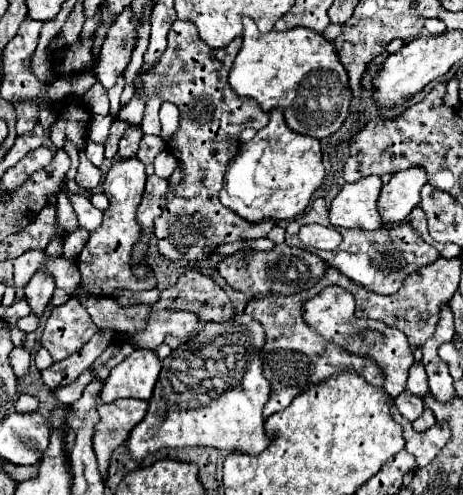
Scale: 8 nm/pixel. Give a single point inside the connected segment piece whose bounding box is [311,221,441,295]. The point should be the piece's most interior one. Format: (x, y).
(380, 261)

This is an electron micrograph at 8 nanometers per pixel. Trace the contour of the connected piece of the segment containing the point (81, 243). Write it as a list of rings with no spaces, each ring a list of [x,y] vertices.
[[[79,229],[73,235],[69,235],[65,239],[65,255],[63,257],[77,257],[83,251],[87,239],[89,239],[89,231],[85,231],[85,229]]]

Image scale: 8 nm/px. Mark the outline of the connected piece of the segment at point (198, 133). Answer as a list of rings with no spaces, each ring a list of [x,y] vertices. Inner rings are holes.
[[[177,19],[171,25],[167,41],[167,49],[159,59],[161,63],[157,63],[141,77],[143,95],[135,95],[127,105],[123,105],[119,117],[123,121],[137,123],[137,119],[143,117],[149,97],[153,97],[155,93],[163,101],[171,101],[179,107],[179,131],[171,137],[167,147],[173,157],[179,159],[185,167],[183,183],[167,191],[165,213],[155,219],[155,237],[161,255],[169,255],[169,259],[173,261],[197,261],[211,255],[217,245],[233,243],[239,239],[267,237],[267,233],[275,227],[273,219],[251,223],[223,207],[219,201],[225,167],[229,159],[239,151],[239,133],[245,127],[265,127],[269,115],[253,99],[239,97],[227,81],[233,59],[241,49],[241,37],[235,37],[223,49],[211,49],[201,41],[193,23]],[[161,75],[167,75],[167,85],[159,85]]]

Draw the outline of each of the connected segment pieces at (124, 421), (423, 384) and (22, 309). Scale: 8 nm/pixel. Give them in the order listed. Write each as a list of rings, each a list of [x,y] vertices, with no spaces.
[[[117,399],[113,405],[97,403],[101,425],[97,425],[97,435],[93,437],[93,449],[99,461],[99,471],[103,479],[107,479],[109,457],[113,449],[123,445],[131,433],[131,429],[143,421],[149,403],[141,399]]]
[[[415,361],[413,367],[409,369],[405,391],[411,393],[411,395],[417,395],[417,397],[425,397],[429,393],[429,381],[427,381],[423,361]]]
[[[17,299],[17,301],[5,311],[5,321],[7,321],[7,323],[15,323],[19,317],[25,317],[25,315],[29,315],[29,313],[31,313],[31,309],[29,309],[27,299]]]

